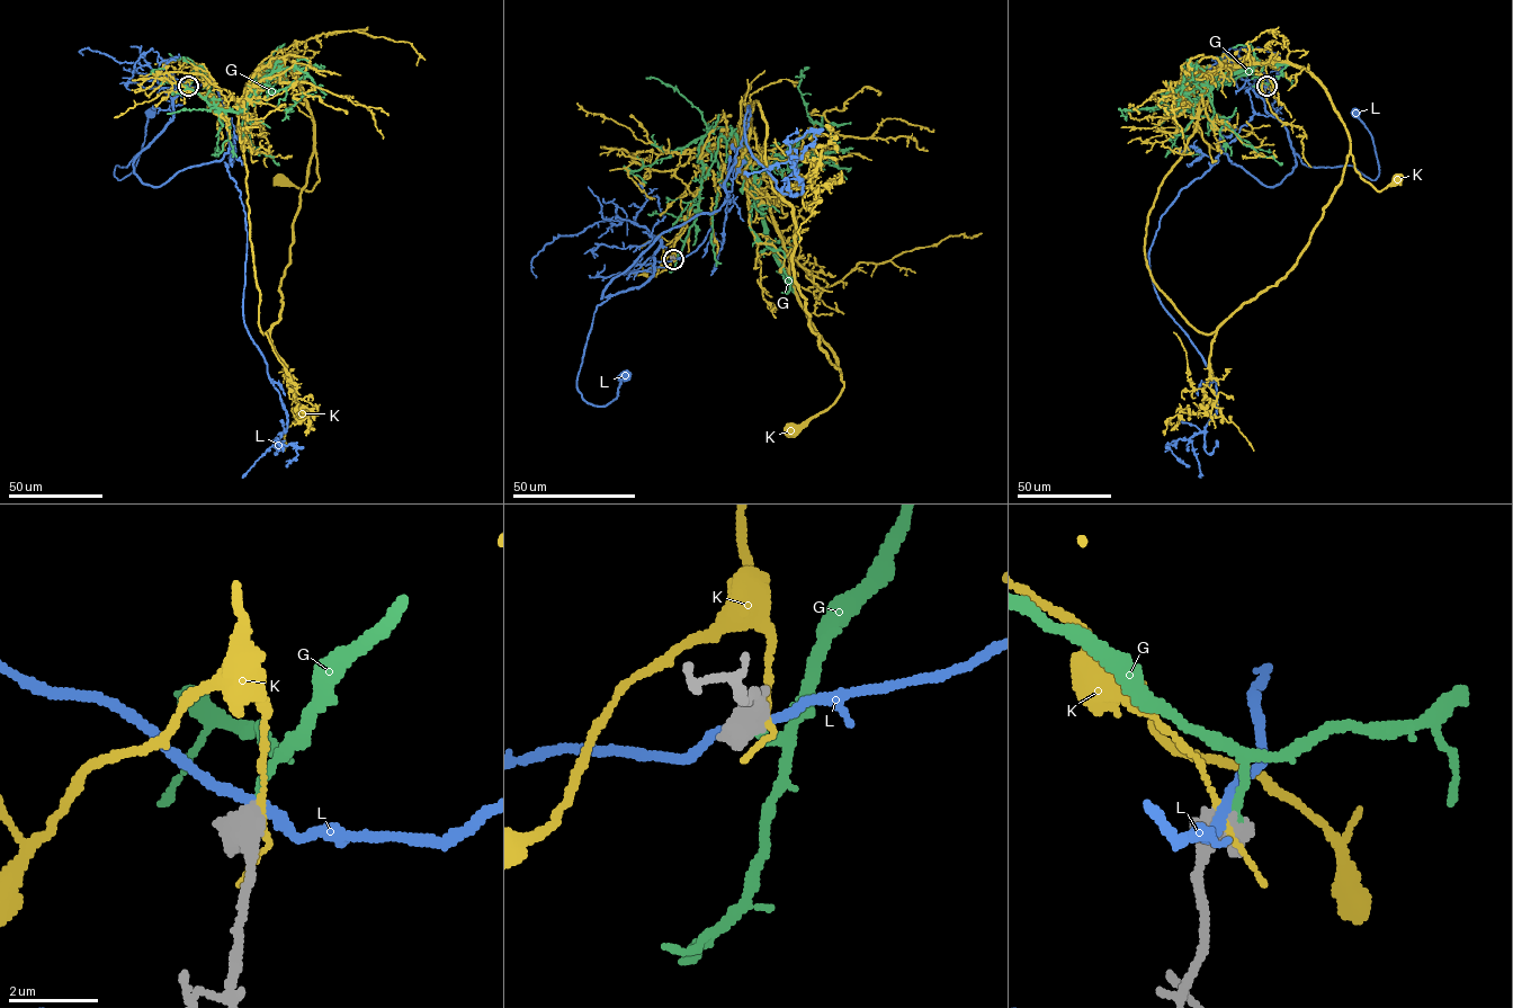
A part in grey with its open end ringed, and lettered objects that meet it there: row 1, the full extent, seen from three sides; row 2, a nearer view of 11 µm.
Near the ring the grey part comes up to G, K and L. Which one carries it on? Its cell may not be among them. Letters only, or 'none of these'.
G

